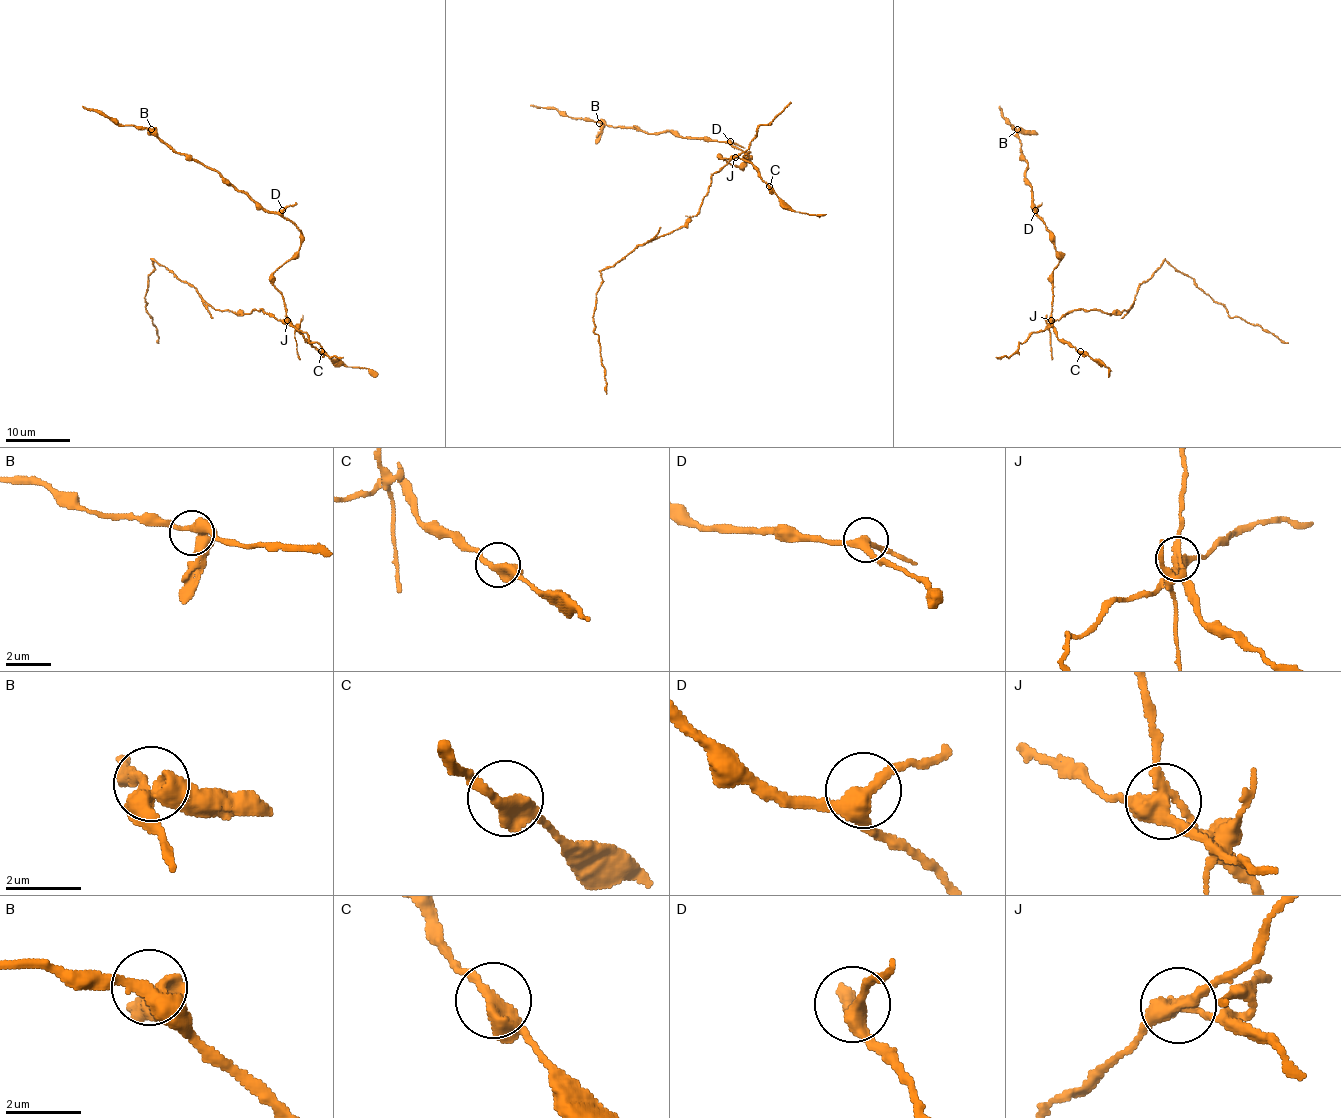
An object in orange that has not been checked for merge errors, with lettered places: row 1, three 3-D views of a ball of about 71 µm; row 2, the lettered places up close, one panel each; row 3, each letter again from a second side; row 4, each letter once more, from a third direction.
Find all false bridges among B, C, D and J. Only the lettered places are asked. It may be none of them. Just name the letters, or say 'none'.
J

